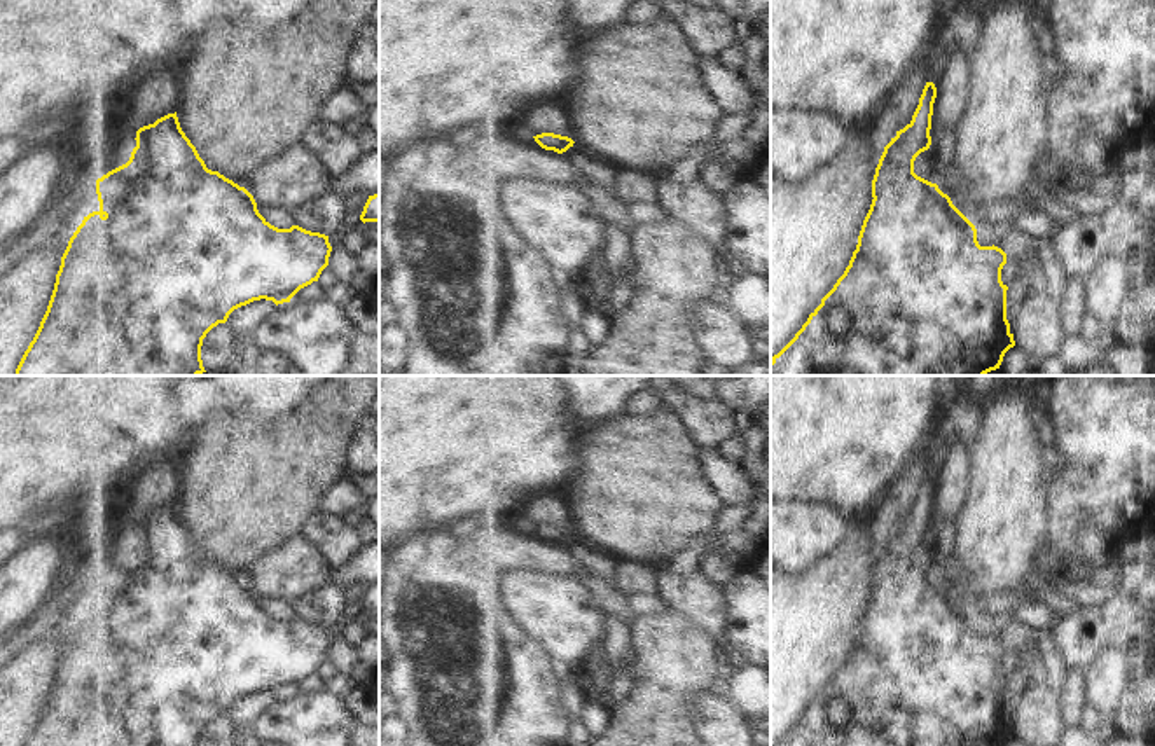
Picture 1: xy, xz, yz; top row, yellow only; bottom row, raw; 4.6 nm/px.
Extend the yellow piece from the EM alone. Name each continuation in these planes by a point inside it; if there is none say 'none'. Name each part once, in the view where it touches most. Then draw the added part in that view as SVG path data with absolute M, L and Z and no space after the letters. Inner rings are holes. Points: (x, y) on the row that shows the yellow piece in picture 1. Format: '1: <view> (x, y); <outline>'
none

